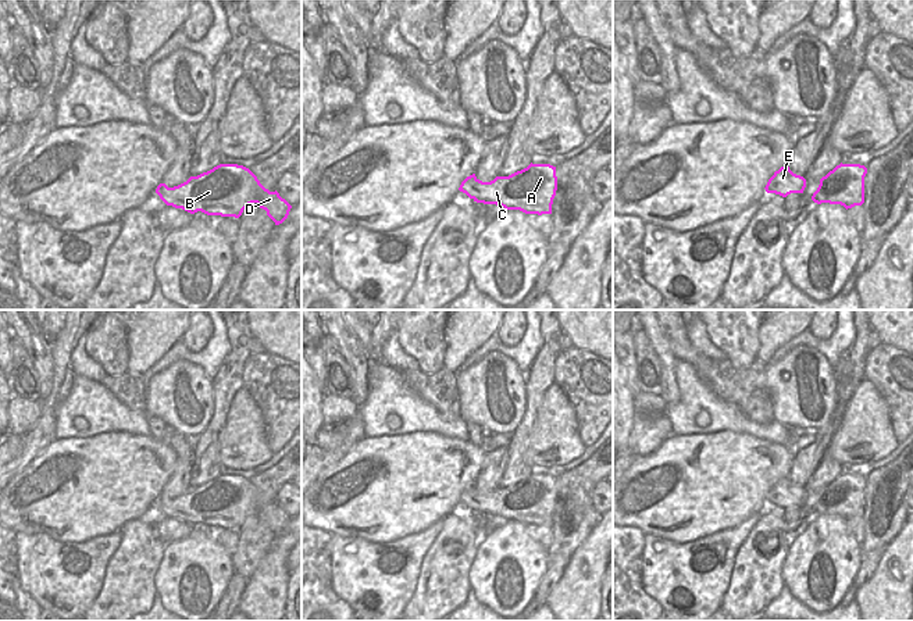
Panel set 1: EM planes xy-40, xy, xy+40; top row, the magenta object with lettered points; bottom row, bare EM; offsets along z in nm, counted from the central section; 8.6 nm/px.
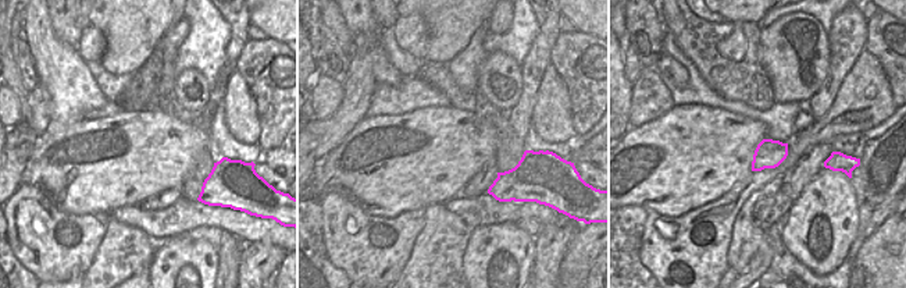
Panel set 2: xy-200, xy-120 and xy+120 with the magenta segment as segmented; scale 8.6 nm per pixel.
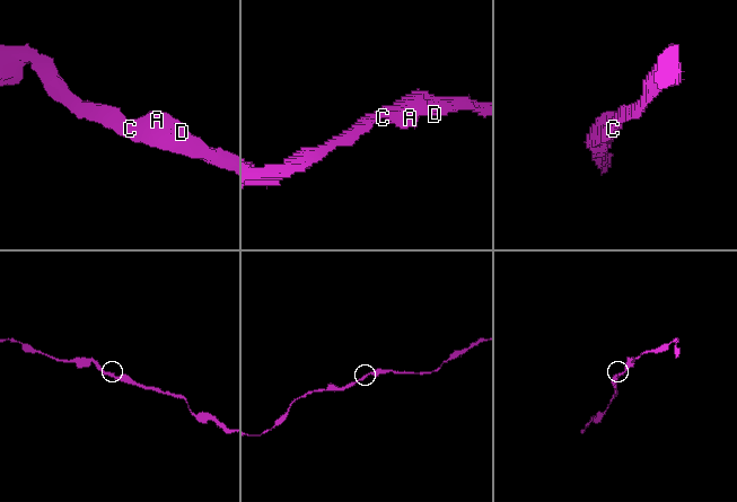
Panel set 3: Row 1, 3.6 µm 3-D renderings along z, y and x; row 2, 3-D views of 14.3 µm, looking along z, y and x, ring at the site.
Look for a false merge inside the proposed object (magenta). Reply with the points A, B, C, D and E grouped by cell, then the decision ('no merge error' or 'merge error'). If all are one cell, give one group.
A B C D E; no merge error

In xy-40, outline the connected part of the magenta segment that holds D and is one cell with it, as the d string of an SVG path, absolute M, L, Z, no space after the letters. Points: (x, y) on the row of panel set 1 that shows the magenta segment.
M220 164L207 172L190 176L186 182L174 188L160 183L156 193L167 206L182 208L190 214L201 211L207 215L239 218L249 204L257 203L260 208L267 211L275 225L282 224L292 208L277 190L270 192L265 189L249 168L238 164Z

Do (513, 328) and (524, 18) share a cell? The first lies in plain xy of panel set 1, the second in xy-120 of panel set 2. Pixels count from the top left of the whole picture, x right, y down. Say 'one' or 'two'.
two

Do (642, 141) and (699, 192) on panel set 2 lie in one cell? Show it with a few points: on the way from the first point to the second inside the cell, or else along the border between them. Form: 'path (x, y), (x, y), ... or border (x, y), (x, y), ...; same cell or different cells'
path (659, 145), (689, 176); same cell

